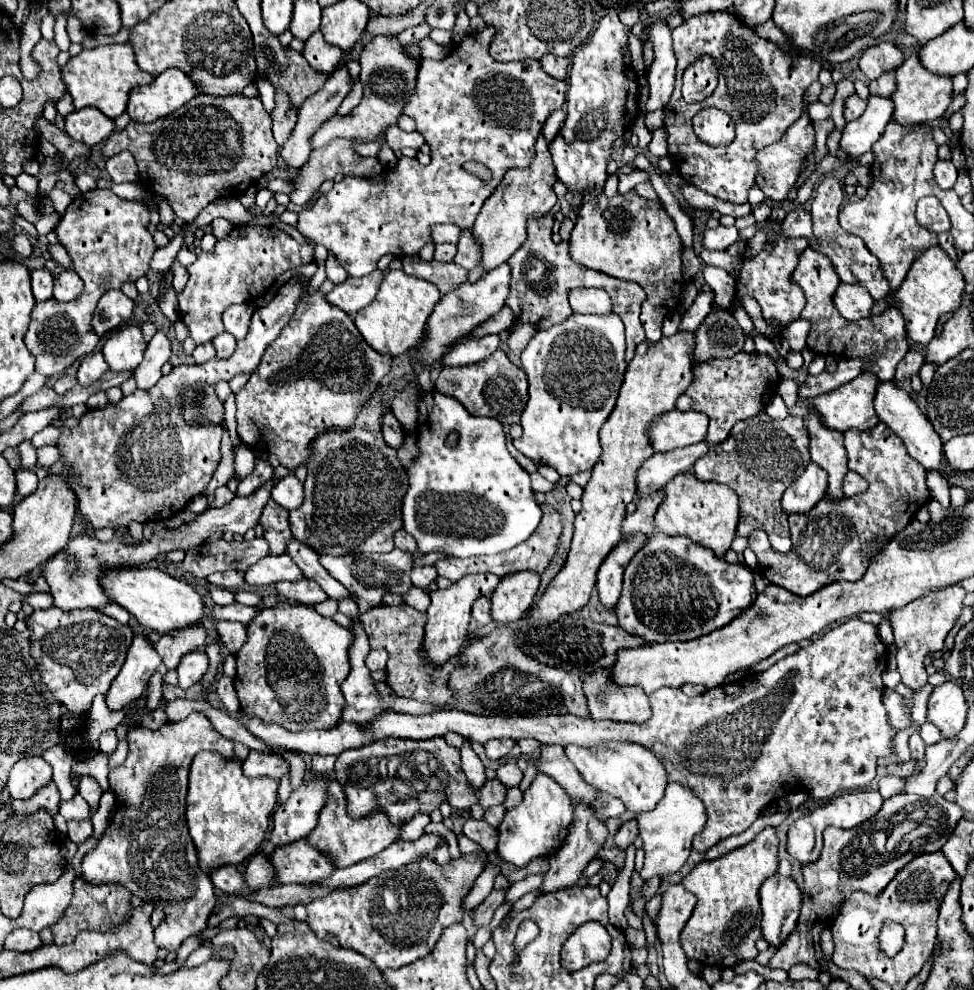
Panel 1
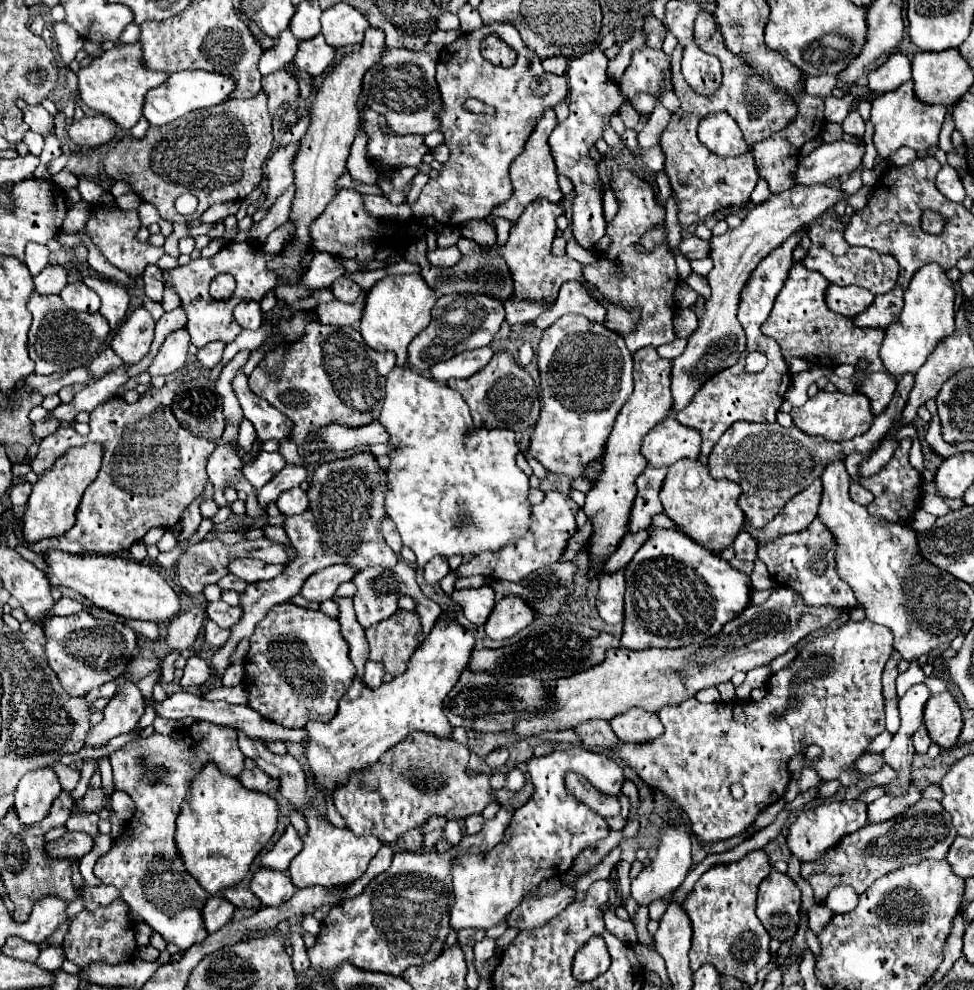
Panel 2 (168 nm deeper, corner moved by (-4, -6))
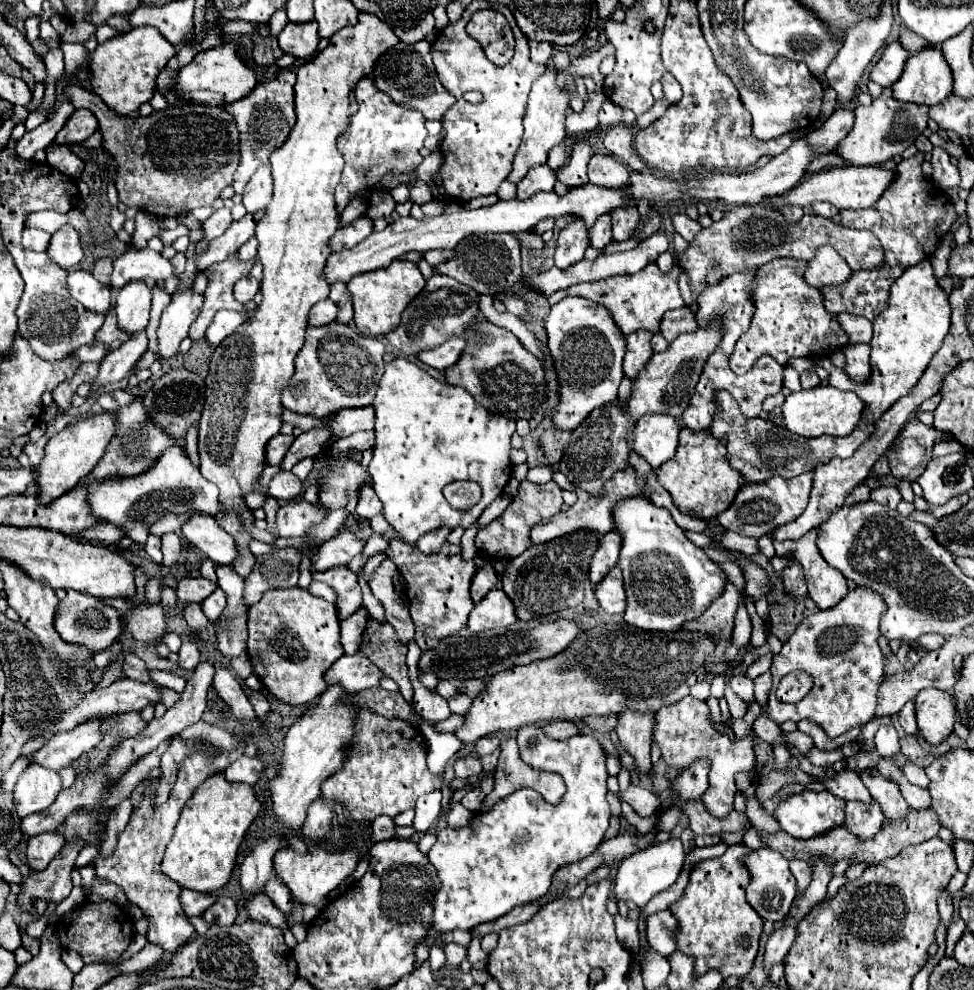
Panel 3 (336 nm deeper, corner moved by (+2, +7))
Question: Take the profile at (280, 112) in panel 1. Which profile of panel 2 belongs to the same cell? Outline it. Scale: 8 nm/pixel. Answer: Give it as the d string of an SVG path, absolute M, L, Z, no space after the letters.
M286 66L268 76L262 76L262 90L268 96L270 114L278 114L278 108L284 104L294 104L298 98L298 82L292 74L292 68Z

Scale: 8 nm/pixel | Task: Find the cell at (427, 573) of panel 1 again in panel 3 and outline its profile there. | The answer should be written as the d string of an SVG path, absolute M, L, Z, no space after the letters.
M450 529L430 531L430 533L426 533L424 537L420 537L420 541L416 543L416 547L418 547L422 553L438 553L438 549L444 545L448 533L450 533Z

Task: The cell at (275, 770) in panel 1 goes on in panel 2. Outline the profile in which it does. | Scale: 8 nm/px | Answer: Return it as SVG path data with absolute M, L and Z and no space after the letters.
M260 768L254 770L242 770L242 774L238 776L238 780L242 782L244 788L254 790L254 792L262 792L262 794L274 794L278 792L278 784L274 782L274 778L270 778L266 772L262 772Z

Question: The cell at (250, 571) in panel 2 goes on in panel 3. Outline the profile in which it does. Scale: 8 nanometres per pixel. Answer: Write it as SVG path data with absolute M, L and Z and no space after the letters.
M194 515L182 525L182 533L188 543L198 547L218 565L232 565L240 555L234 537L220 529L212 515Z

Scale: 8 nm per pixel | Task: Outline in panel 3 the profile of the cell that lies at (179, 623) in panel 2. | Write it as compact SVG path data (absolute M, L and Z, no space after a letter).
M184 577L184 579L180 579L178 585L176 585L176 597L178 597L176 609L174 609L176 615L182 617L186 605L204 601L214 589L216 589L216 585L210 583L204 577L196 577L196 579L194 577Z

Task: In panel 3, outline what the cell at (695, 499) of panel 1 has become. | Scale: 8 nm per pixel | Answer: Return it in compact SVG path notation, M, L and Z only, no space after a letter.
M684 427L680 431L680 443L678 443L676 455L656 469L656 477L658 477L658 483L666 491L670 491L674 505L682 513L692 511L698 519L704 519L704 521L714 519L718 513L728 509L742 485L740 473L732 469L726 459L726 445L714 439L710 429L696 433Z

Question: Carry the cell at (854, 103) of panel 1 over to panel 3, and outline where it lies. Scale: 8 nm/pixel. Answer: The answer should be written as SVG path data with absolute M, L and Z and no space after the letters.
M838 107L816 131L808 133L806 139L814 151L830 153L852 129L854 111L852 107Z

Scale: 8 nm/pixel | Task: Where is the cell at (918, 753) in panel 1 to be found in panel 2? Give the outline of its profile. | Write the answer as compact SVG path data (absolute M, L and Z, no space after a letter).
M920 724L920 728L914 732L912 740L914 740L914 748L916 748L918 754L926 754L926 750L928 750L928 746L930 746L930 742L932 742L924 724Z

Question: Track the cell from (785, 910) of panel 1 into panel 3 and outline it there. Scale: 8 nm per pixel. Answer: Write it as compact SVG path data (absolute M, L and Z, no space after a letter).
M758 849L752 851L746 859L744 859L746 867L752 873L752 883L746 889L746 899L748 903L754 907L754 911L764 919L764 921L784 921L784 917L790 911L790 905L794 901L796 895L796 881L788 869L788 861L784 857L780 857L780 853L776 853L774 849Z

